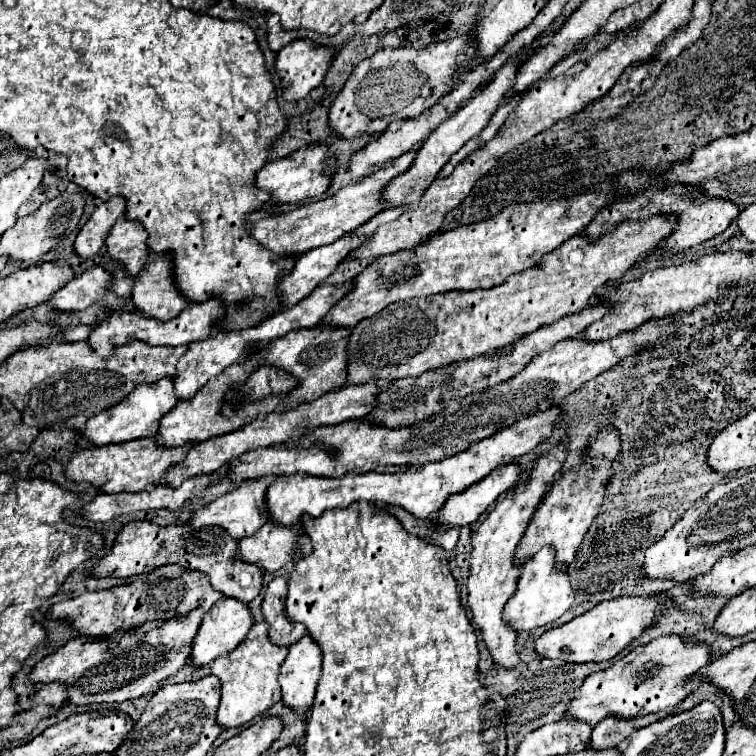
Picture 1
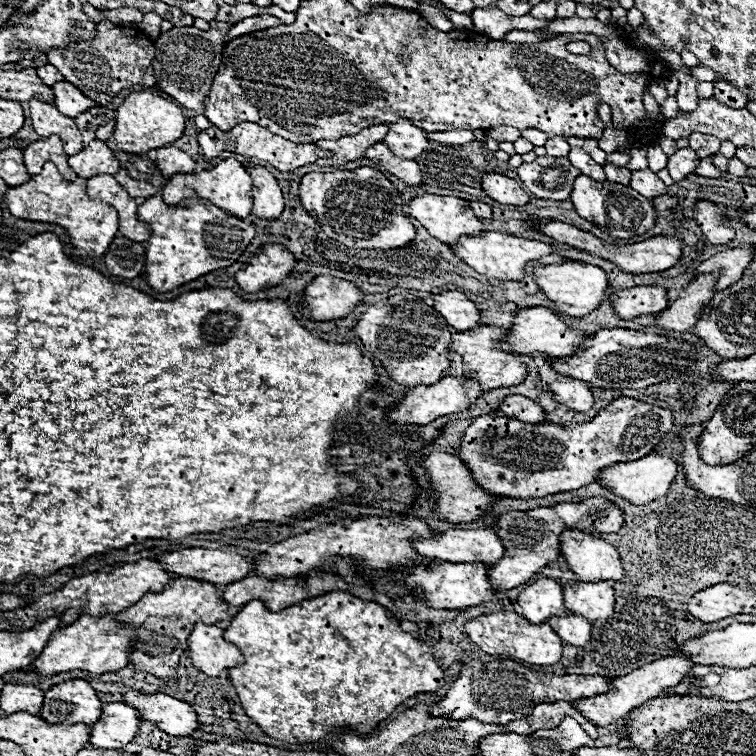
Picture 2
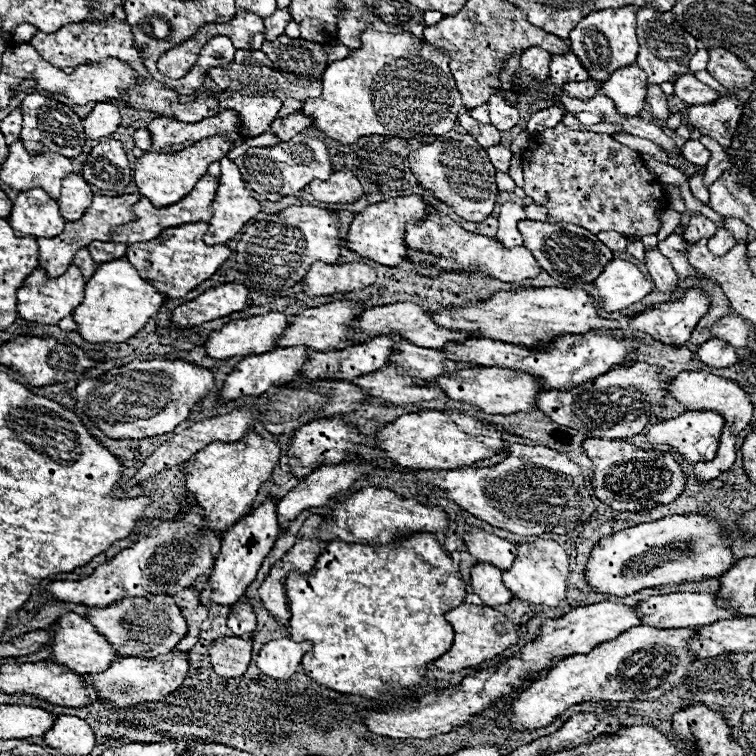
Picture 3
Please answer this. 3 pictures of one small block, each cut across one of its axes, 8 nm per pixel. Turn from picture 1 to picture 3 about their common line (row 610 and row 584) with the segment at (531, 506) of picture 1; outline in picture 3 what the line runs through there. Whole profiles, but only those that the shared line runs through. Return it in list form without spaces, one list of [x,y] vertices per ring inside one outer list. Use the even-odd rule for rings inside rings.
[[[486,562],[472,566],[472,588],[486,606],[508,604],[514,598],[512,592],[502,584],[502,570]]]

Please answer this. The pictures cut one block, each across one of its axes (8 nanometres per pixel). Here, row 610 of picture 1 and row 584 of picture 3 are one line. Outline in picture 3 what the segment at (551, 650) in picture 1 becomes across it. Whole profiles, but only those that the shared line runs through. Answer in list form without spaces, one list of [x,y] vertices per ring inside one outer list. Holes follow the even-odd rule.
[[[668,516],[656,522],[642,522],[634,528],[604,536],[592,548],[584,568],[584,580],[594,592],[628,596],[662,584],[718,578],[734,564],[726,540],[722,522],[704,516]],[[686,546],[690,546],[690,552],[686,552]]]

